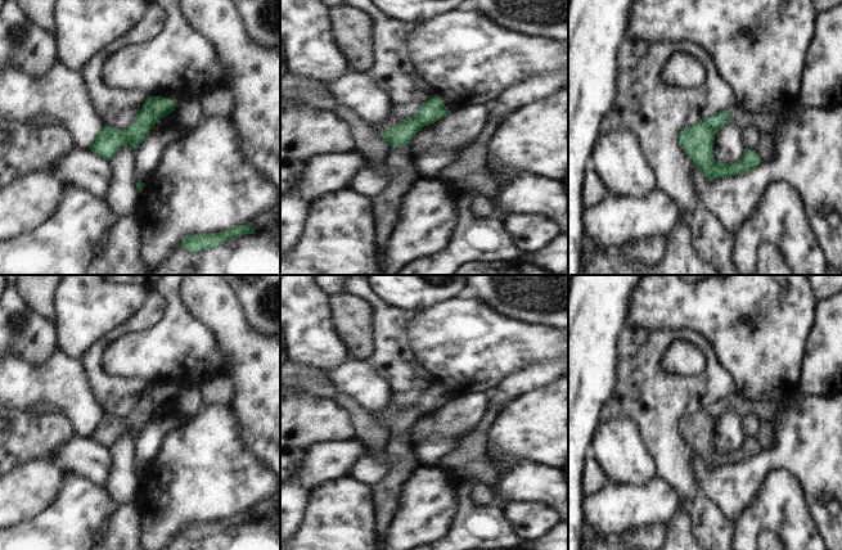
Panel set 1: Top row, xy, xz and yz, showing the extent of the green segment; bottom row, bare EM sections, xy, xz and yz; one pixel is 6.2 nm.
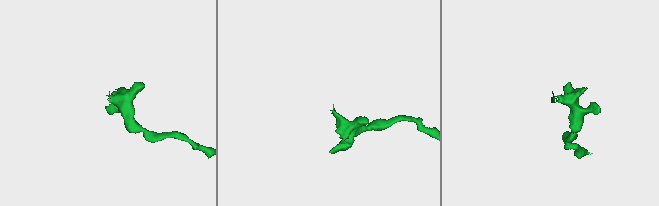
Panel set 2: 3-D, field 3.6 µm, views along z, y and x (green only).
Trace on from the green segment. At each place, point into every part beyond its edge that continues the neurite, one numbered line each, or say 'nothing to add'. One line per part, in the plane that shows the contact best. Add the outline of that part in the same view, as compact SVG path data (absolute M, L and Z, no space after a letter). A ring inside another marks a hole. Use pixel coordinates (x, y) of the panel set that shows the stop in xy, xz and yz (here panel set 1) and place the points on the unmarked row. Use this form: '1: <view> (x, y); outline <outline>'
1: yz (766, 411); outline M737 392L729 393L726 398L731 401L729 410L740 418L747 415L757 415L761 423L773 424L775 423L778 412L783 410L788 402L788 398L780 402L751 401Z

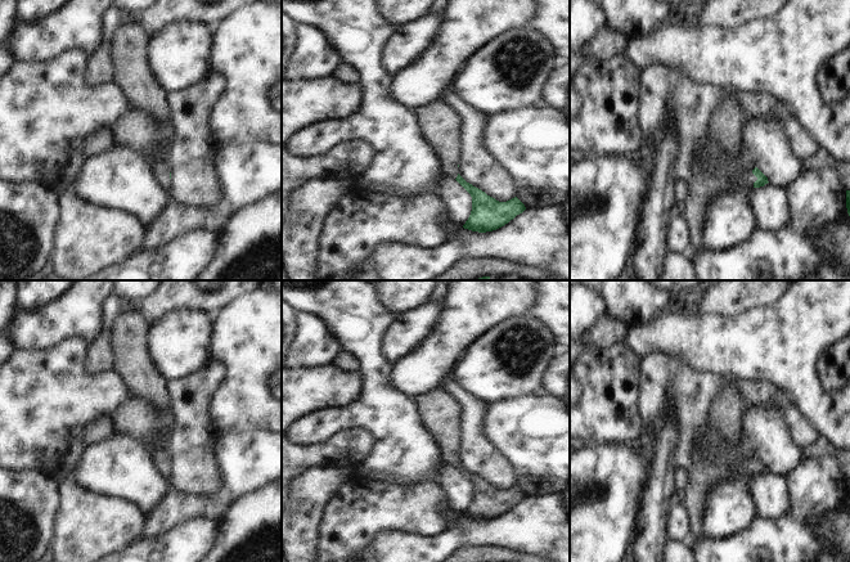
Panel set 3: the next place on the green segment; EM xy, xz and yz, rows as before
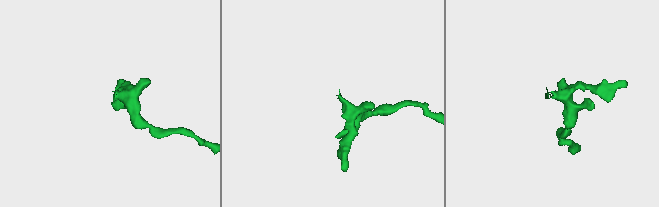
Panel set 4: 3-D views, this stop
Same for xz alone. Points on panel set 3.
1: xz (440, 413); outline M441 387L417 396L415 403L423 426L440 448L442 462L457 467L462 406Z

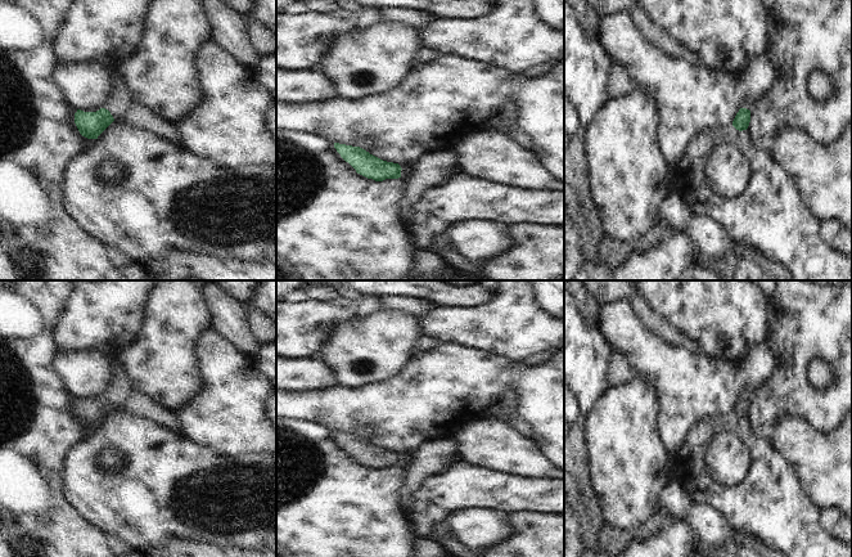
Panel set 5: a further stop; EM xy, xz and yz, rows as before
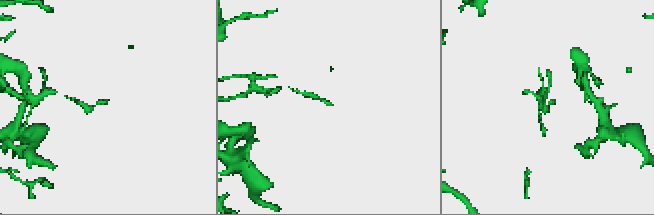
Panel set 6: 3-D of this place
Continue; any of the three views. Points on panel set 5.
1: xy (121, 387); outline M116 359L112 368L112 383L102 396L108 397L116 409L121 409L132 390L130 376Z

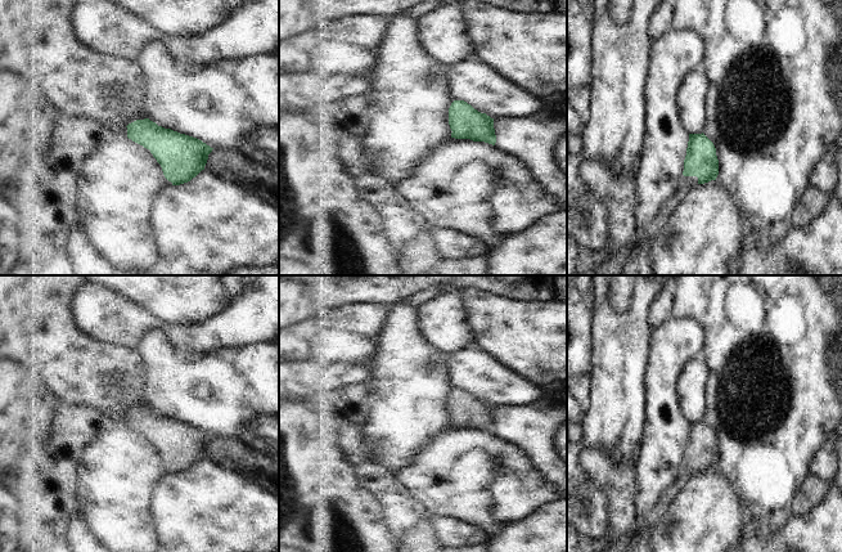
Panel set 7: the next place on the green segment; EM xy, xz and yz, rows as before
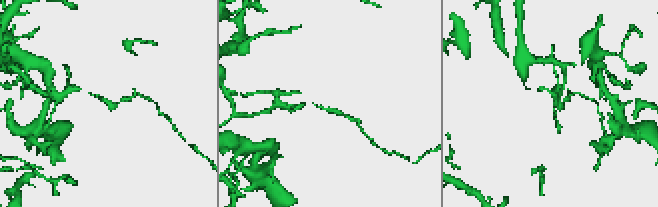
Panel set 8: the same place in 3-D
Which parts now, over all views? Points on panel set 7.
1: yz (642, 525); outline M683 463L677 471L677 477L665 489L656 504L644 515L635 515L630 526L616 537L608 552L629 552L636 538L648 538L666 516L677 493L695 474L698 474L697 465Z

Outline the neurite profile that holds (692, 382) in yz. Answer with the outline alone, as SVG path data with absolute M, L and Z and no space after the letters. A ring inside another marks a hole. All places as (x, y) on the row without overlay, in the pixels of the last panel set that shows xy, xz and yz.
M703 354L690 358L677 380L677 404L688 422L702 422L706 410L708 368Z

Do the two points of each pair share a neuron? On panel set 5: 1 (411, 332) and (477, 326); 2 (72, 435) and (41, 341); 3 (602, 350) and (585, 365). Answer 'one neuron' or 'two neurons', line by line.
1: two neurons
2: one neuron
3: one neuron

